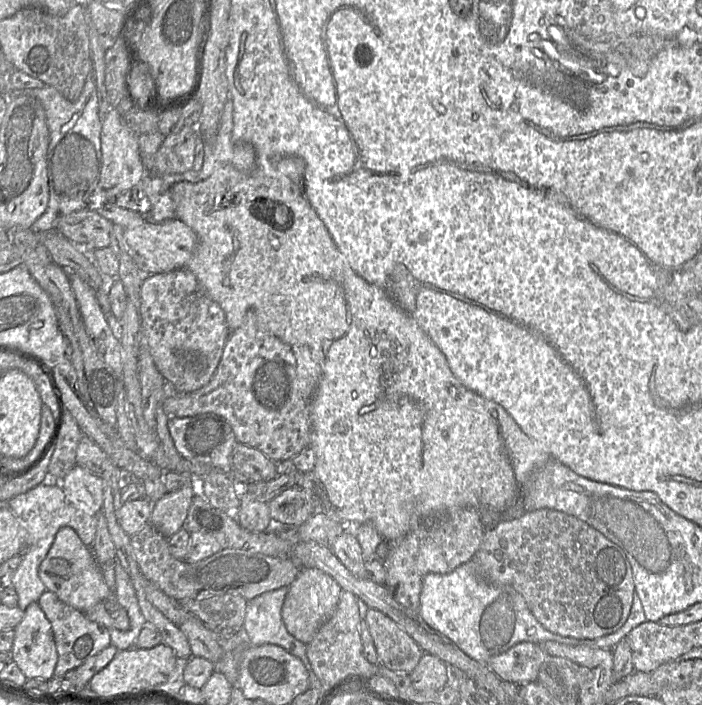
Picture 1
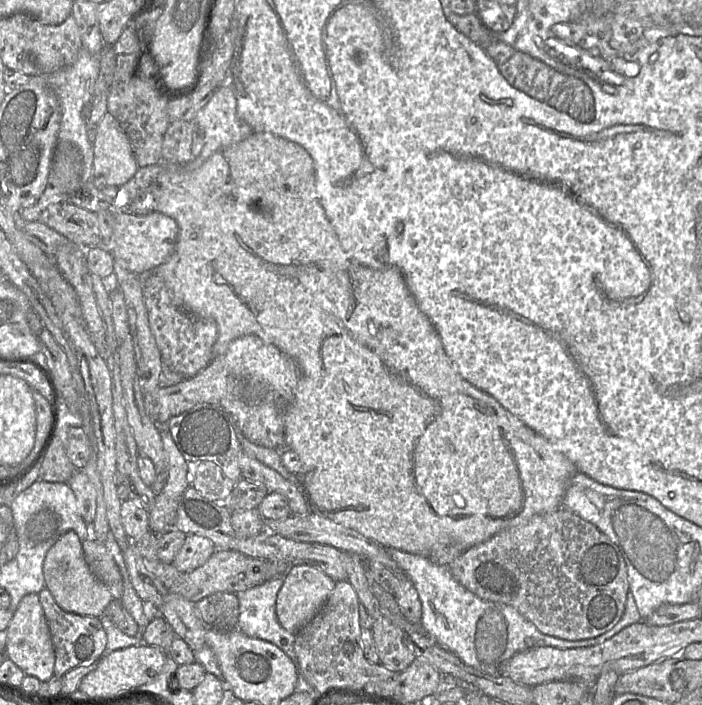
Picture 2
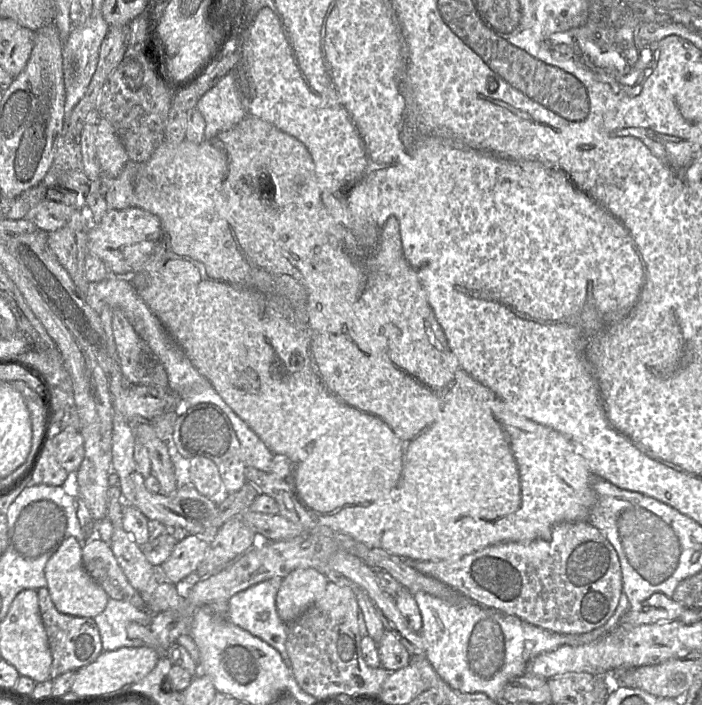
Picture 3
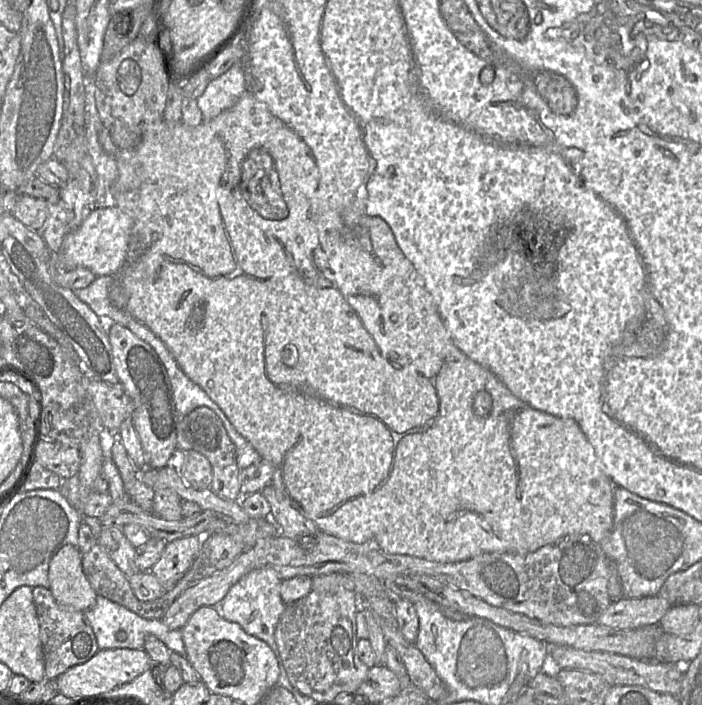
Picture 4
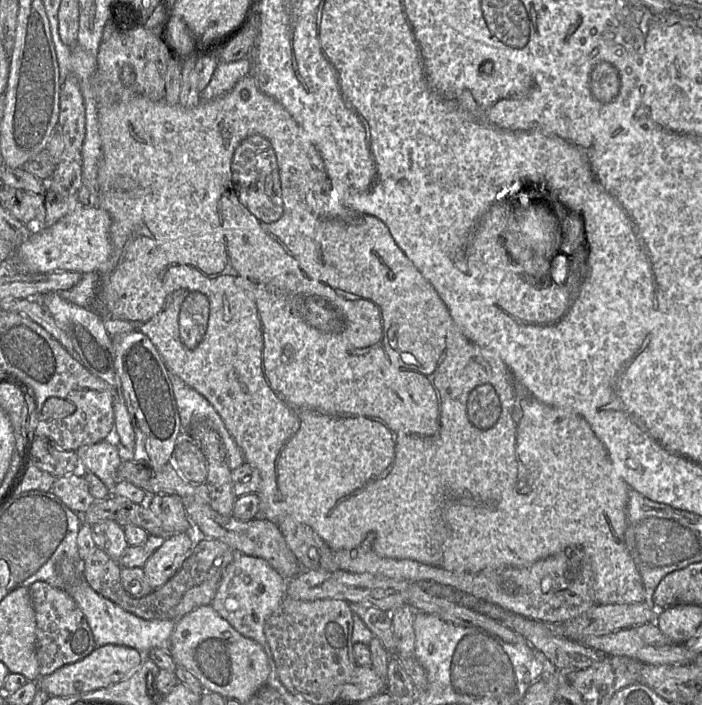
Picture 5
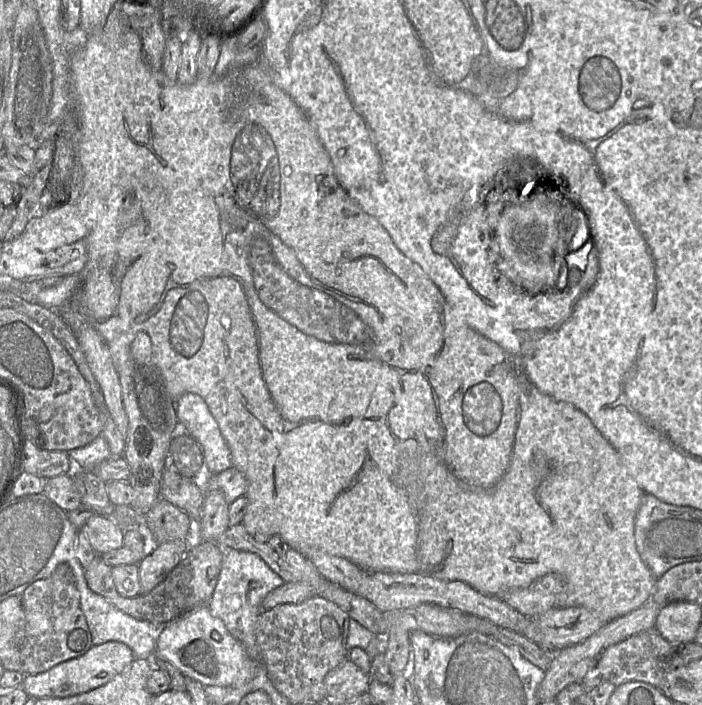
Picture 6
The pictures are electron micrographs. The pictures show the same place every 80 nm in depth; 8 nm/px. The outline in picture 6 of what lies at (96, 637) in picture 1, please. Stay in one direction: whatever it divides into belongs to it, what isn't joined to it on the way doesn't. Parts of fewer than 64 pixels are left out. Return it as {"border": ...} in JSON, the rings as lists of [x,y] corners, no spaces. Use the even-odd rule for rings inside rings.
{"border":[[[59,564],[48,578],[29,585],[21,599],[26,619],[24,640],[20,645],[21,673],[24,675],[45,672],[59,663],[83,655],[93,646],[80,607],[80,594],[68,564]]]}

